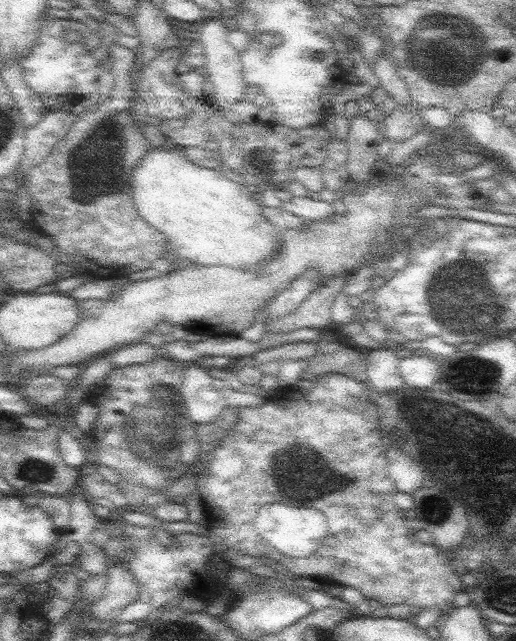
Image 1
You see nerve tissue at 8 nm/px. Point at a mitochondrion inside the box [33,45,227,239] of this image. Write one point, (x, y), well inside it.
(99, 145)

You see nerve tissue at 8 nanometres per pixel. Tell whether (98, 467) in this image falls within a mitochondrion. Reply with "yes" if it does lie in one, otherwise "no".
no

